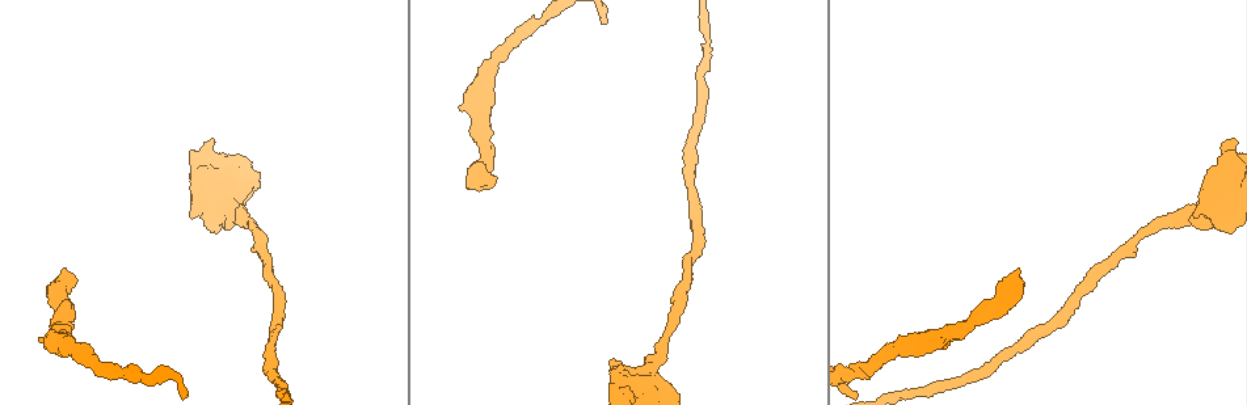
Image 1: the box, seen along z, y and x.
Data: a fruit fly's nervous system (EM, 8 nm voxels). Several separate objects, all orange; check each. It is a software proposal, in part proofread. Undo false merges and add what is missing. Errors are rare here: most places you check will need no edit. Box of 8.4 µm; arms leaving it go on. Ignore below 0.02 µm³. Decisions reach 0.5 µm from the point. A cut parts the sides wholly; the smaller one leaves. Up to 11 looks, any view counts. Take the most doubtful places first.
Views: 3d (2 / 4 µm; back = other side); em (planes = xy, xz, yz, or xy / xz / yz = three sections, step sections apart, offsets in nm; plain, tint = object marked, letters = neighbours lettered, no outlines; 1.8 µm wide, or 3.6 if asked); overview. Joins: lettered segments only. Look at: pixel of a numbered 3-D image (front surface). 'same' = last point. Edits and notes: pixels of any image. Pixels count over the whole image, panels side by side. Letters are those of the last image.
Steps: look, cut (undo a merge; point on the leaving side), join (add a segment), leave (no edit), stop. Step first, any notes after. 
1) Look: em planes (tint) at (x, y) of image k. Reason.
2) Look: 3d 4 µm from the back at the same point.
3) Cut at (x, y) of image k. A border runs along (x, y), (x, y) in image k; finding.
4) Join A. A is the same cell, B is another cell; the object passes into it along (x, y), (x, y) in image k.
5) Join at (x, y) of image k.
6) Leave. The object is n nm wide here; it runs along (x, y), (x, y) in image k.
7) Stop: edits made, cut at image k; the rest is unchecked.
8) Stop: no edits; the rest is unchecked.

Look: 3d 4 µm from the back at (63, 268) of image 1. An open end.

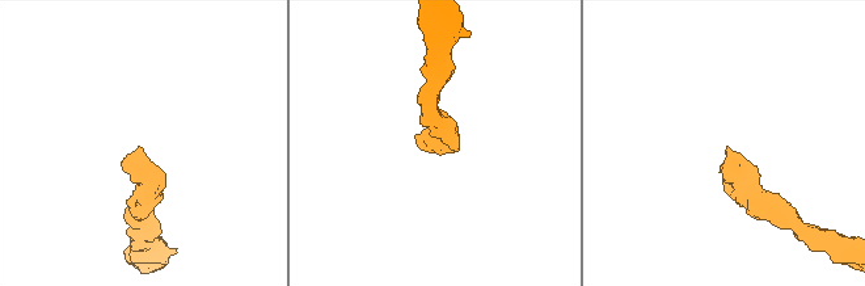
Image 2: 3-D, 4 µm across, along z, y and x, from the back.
Look: em planes (letters) at (432, 142) of image 2. Now the EM.

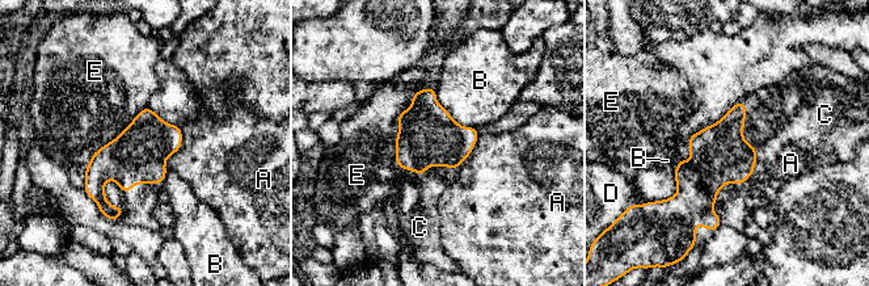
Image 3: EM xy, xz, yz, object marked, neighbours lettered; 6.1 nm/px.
Join C. C is the same cell, A, B, D and E are other cells; it goes on there.

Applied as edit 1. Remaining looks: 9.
Look: overview.

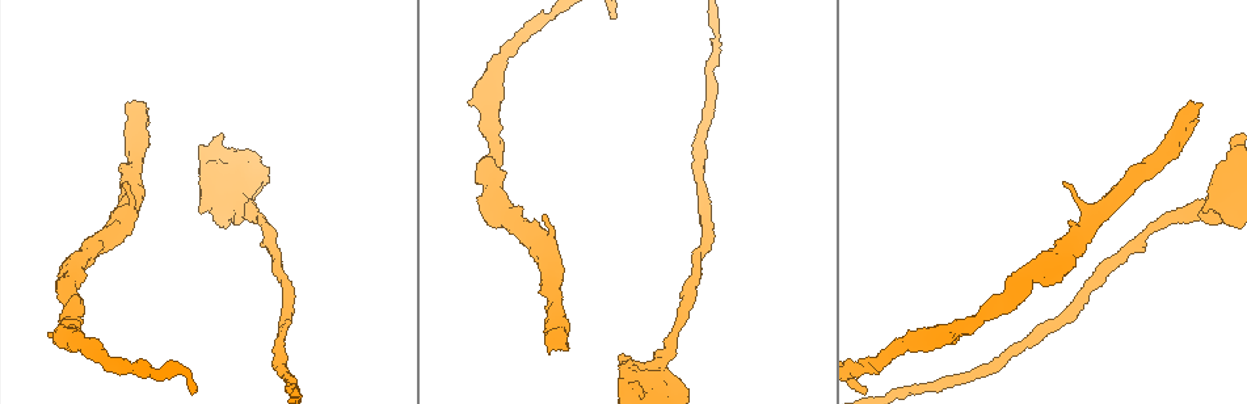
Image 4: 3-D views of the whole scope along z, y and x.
Look: 3d 2 µm at (129, 103) of image 4. Thick end.

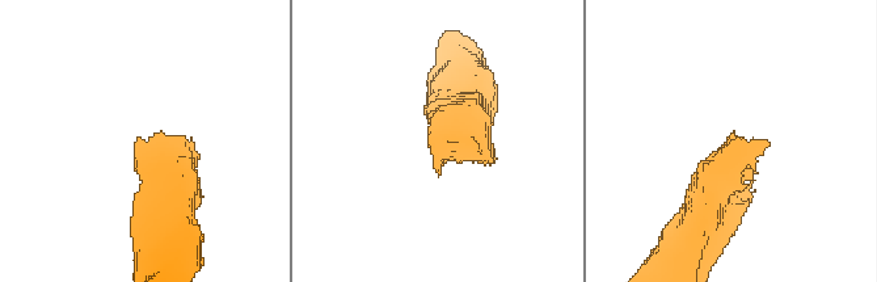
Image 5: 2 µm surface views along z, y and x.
Look: em 3.6 µm planes (letters) at (145, 143) of image 5. Shape alone is not enough.

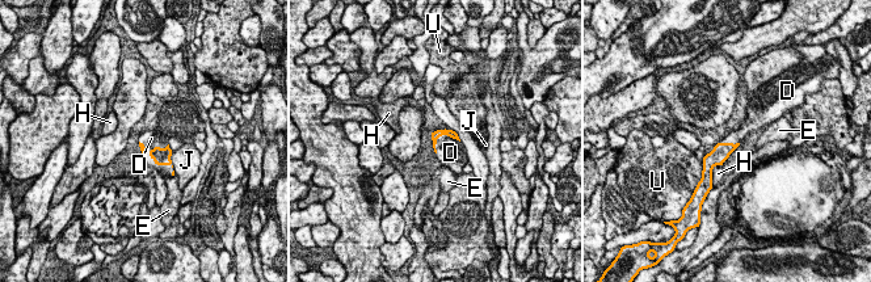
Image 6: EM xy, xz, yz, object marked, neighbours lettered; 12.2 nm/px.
Join D. The longest contact is with D, 380 nm; D is the same cell, E, H, J and U are other cells; the neuron continues.

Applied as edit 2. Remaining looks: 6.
Look: em yz step 4 (plain) at (546, 218) of image 4. Branch stops here.

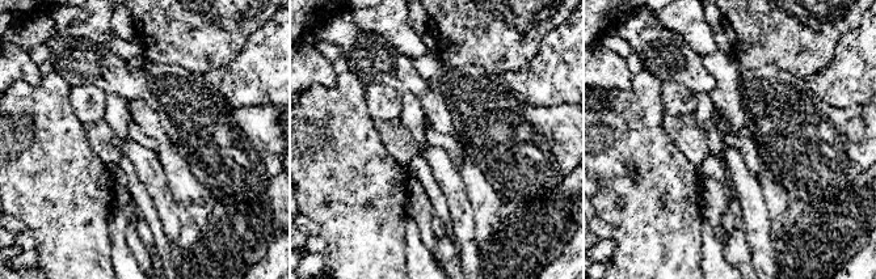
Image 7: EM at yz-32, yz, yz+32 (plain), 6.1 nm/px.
Look: em yz step 4 (letters) at the same point.

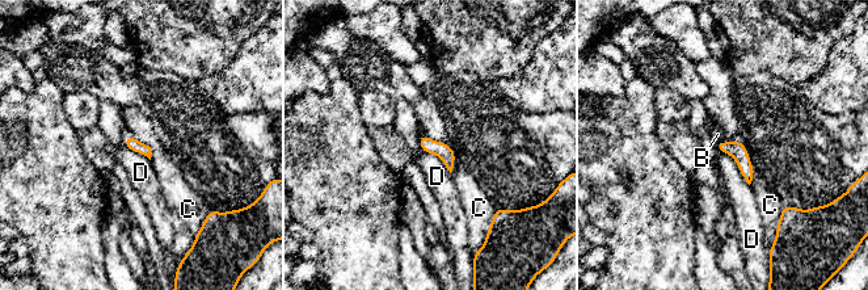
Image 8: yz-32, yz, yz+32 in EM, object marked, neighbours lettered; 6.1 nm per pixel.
Leave. B, C and D are other cells; a border runs along (737, 141), (717, 142), (715, 144) in image 8; no lettered segment goes on from it.

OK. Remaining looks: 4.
Look: 3d 4 µm at (657, 365) of image 4. Thick turns thin.

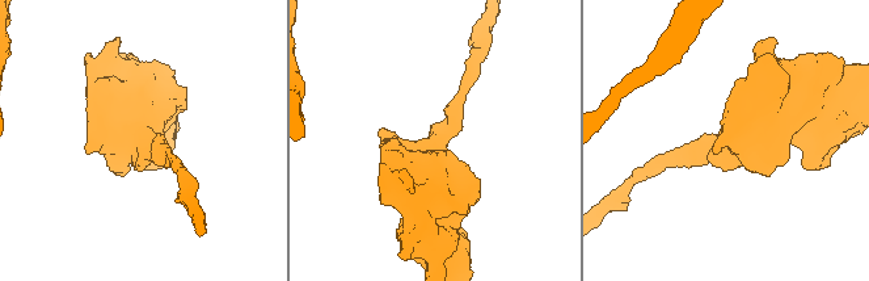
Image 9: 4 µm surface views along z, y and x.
Look: em planes (letters) at (143, 137) of image 9. Need the tissue.

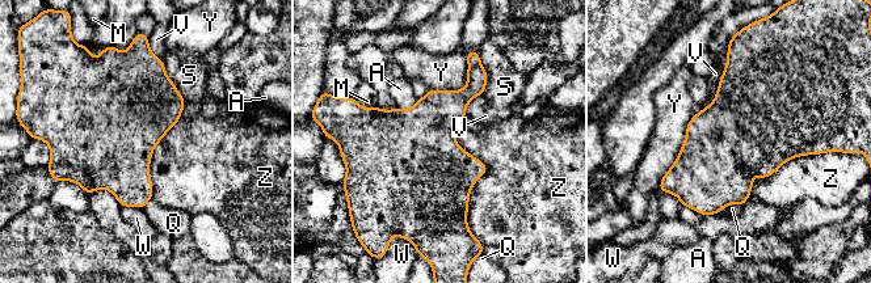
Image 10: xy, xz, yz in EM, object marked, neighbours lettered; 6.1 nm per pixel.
Leave. A, M, Q, S, V, W, Y and Z are other cells; a border runs along (461, 125), (487, 167), (467, 226) in image 10; one neuron here.

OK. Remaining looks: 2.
Stop: edits made, join at image 3, join at image 6; the rest is unchecked.

